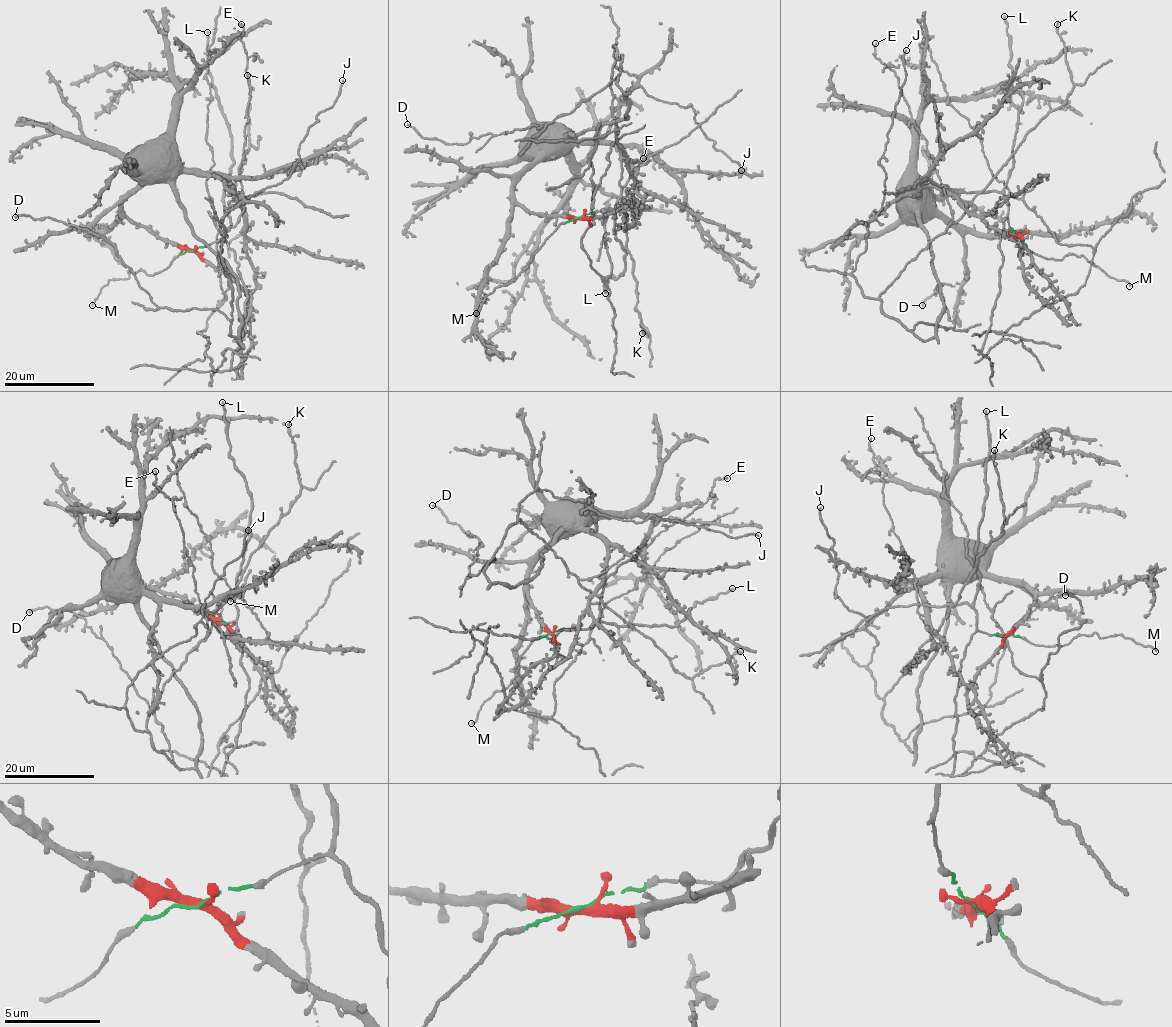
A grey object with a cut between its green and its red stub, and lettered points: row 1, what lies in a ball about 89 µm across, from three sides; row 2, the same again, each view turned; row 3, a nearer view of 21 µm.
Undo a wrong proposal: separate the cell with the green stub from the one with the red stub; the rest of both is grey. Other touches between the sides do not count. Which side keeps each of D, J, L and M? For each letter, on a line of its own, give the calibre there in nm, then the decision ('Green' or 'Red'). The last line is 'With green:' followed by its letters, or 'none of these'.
D: Thickness 160 nm. Red
J: Thickness 130 nm. Red
L: Thickness 220 nm. Green
M: Thickness 140 nm. Green
With green: L, M

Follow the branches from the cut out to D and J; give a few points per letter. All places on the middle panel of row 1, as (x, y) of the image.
D: (580, 217), (531, 212), (514, 186), (567, 133), (628, 118), (618, 75), (540, 128), (447, 144), (407, 124)
J: (580, 217), (531, 212), (514, 181), (548, 153), (601, 139), (638, 86), (691, 105), (741, 170)

